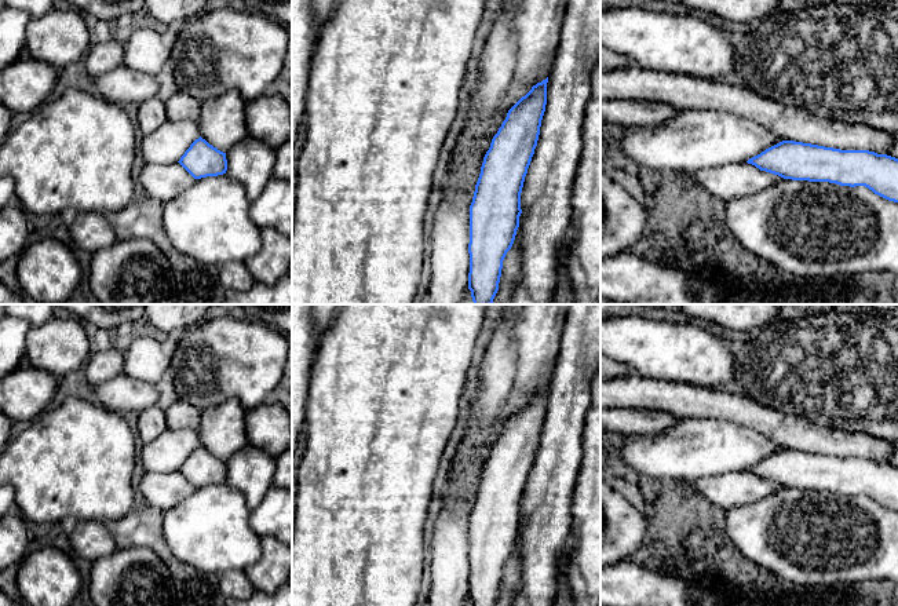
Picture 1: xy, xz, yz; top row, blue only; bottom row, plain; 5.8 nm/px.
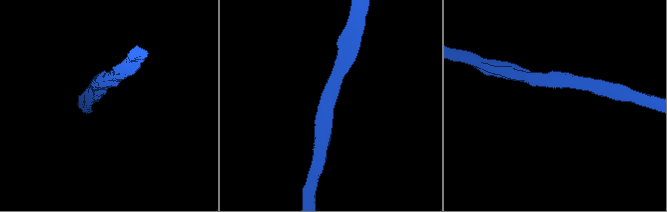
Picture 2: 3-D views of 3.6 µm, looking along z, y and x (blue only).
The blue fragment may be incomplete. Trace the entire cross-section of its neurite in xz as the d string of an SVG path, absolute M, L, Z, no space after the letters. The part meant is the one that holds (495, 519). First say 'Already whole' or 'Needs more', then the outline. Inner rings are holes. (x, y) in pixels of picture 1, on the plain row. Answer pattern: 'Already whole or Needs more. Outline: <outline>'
Already whole. Outline: M548 386L507 421L483 466L470 514L471 606L494 606L503 569L519 536L521 501L537 454L547 413Z

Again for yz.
Already whole. Outline: M782 449L746 471L784 488L865 494L898 511L898 467L887 463Z

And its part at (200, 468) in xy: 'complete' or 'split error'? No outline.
complete

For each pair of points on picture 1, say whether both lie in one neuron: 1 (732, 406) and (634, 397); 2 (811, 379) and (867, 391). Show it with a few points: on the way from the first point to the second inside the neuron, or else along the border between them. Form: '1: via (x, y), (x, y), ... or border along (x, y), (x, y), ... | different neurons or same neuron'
1: via (707, 402), (659, 397) | same neuron
2: via (825, 379), (853, 379) | same neuron

